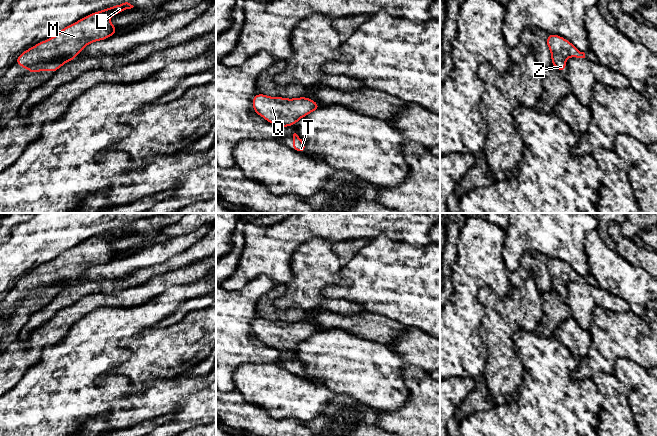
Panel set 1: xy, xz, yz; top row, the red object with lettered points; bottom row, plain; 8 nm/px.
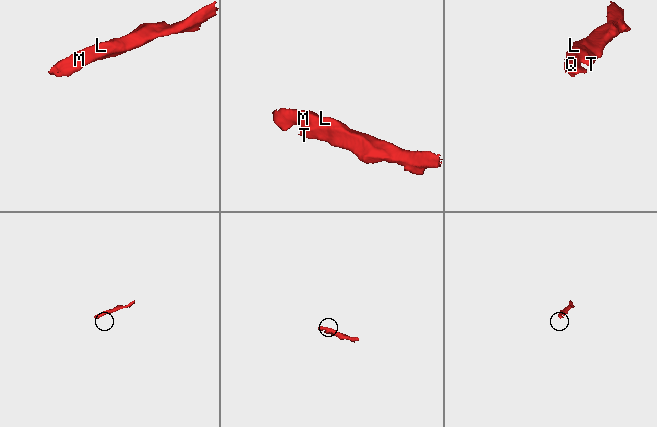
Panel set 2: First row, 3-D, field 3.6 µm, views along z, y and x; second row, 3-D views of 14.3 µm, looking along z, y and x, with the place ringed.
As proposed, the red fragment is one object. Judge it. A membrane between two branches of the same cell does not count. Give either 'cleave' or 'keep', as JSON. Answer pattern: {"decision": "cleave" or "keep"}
{"decision": "keep"}

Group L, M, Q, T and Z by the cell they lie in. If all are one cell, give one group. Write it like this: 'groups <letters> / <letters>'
groups L M Q T Z

